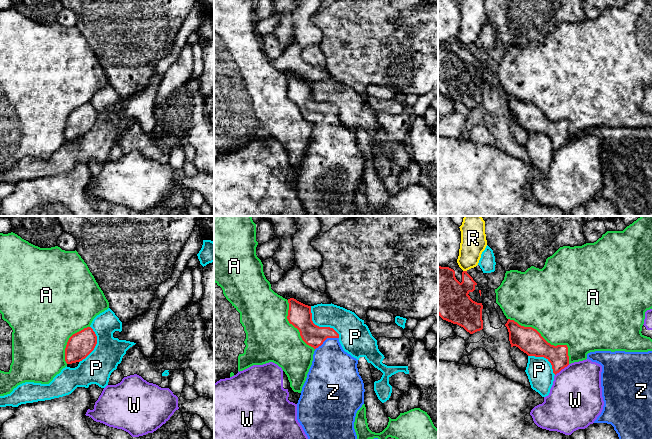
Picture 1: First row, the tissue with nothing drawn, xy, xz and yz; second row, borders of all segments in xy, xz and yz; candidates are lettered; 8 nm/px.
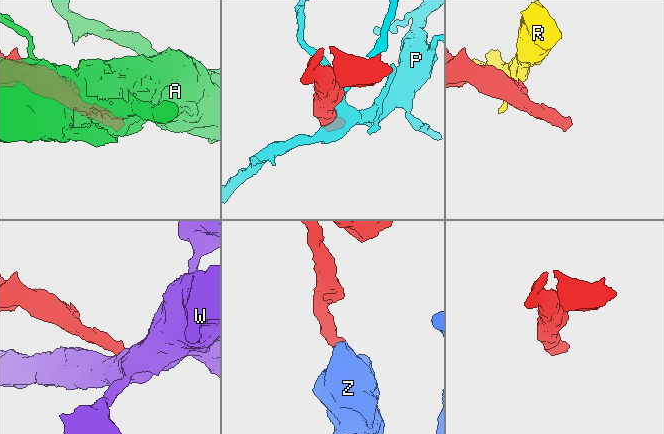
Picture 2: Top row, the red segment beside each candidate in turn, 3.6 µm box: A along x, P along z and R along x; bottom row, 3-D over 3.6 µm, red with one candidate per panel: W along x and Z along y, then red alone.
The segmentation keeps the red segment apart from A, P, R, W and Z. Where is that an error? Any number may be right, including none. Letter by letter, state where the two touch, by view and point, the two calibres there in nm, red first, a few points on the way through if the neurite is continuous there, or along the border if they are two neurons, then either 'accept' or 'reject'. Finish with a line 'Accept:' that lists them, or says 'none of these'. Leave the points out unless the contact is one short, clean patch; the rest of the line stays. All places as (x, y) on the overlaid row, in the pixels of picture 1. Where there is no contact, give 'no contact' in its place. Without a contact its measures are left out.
A: contact yz (545, 340); calibres 200 and 480 nm; reject
P: contact xz (318, 326); calibres 190 and 220 nm; reject
R: contact yz (465, 271); calibres 320 and 200 nm; border yz (463, 270), (466, 271); reject
W: contact yz (562, 368); calibres 160 and 420 nm; border yz (569, 364), (555, 375); reject
Z: contact xz (326, 338); calibres 170 and 340 nm; way xz (313, 335), (319, 338), (326, 338), (332, 368); accept
Accept: Z

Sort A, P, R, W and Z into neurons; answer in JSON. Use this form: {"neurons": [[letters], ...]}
{"neurons": [["A"], ["P"], ["R"], ["W"], ["Z"]]}

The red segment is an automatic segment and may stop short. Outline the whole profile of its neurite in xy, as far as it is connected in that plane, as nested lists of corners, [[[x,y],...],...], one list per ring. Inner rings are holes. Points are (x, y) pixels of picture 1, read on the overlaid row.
[[[91,327],[73,334],[65,348],[65,361],[67,364],[80,362],[95,348],[97,336]]]

